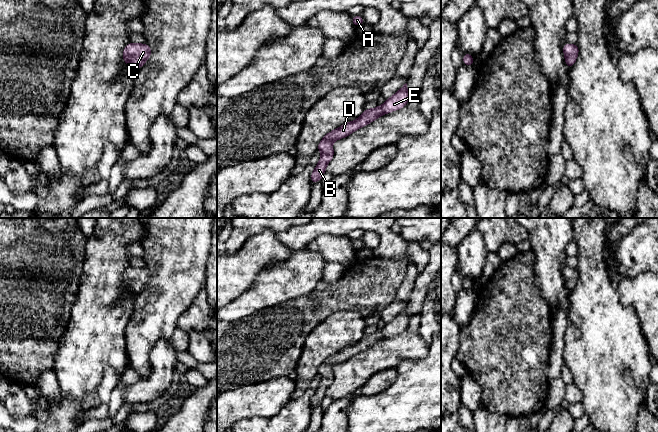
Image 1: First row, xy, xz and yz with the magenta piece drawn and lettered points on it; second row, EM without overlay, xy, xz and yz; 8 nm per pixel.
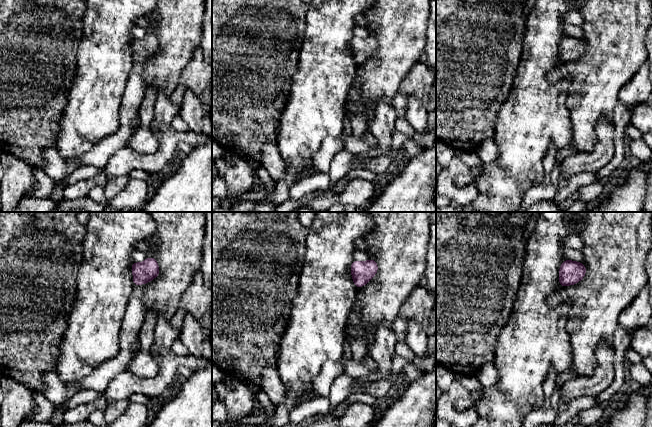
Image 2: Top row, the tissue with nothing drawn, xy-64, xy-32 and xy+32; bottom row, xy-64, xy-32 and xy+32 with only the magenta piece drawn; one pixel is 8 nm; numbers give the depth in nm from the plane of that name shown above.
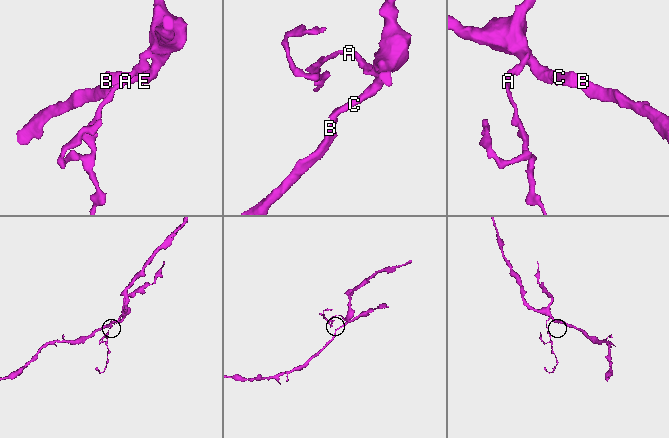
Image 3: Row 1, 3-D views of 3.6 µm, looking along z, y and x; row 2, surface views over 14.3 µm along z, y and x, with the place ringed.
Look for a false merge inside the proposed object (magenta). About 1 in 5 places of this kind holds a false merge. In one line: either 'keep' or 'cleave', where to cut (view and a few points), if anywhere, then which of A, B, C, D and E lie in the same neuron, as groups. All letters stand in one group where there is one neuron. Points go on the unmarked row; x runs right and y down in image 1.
keep; no cut; A B C D E

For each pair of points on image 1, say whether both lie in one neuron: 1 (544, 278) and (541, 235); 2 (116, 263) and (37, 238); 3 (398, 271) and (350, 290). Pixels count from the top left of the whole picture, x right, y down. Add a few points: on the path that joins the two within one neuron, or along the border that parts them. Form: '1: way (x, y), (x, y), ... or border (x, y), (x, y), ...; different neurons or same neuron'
1: way (546, 267), (546, 246); same neuron
2: border (88, 238), (85, 244), (85, 260), (80, 276); different neurons
3: way (386, 275), (376, 280), (370, 286), (362, 288); same neuron

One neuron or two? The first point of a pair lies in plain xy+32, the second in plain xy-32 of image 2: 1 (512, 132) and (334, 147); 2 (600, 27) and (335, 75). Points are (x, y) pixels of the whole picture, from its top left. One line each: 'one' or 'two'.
1: two
2: two

